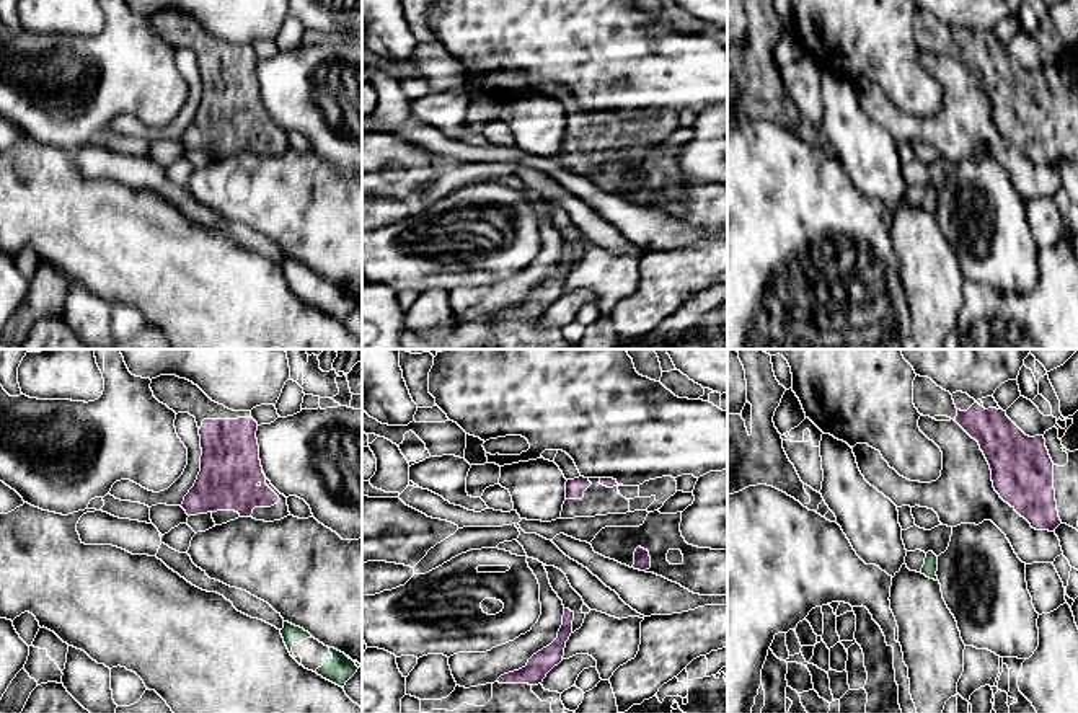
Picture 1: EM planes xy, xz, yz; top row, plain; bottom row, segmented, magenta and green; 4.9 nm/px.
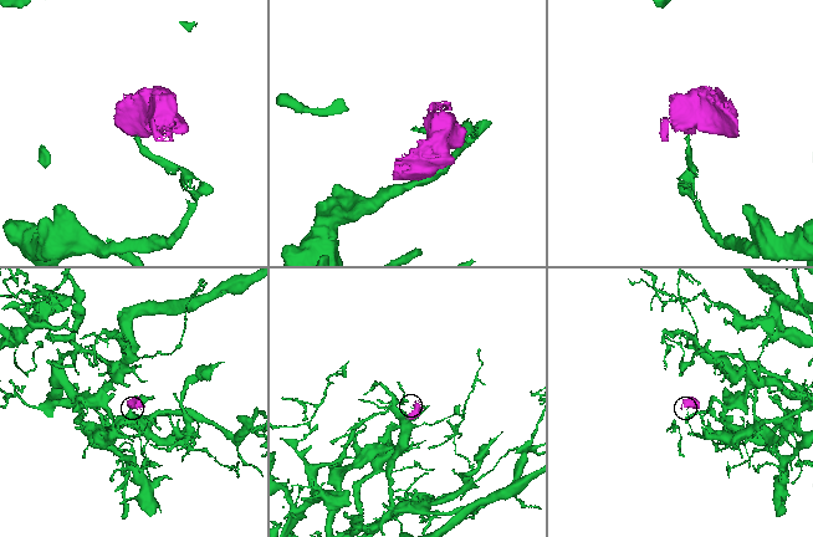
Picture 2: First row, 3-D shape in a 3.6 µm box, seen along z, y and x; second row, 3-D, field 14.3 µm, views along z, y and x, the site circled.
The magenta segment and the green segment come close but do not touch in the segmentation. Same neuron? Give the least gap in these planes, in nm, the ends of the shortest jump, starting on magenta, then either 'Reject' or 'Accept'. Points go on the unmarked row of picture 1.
Distance 160 nm. Across: xy (186, 147), (162, 170). Reject

